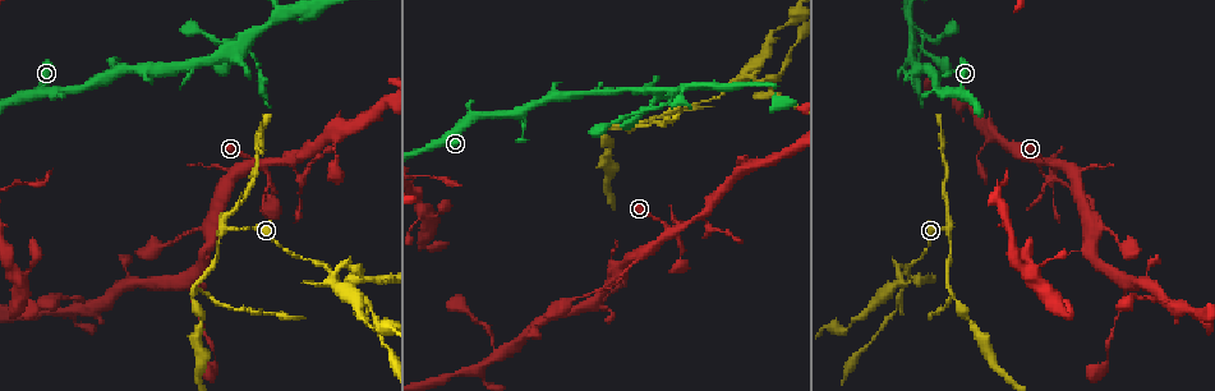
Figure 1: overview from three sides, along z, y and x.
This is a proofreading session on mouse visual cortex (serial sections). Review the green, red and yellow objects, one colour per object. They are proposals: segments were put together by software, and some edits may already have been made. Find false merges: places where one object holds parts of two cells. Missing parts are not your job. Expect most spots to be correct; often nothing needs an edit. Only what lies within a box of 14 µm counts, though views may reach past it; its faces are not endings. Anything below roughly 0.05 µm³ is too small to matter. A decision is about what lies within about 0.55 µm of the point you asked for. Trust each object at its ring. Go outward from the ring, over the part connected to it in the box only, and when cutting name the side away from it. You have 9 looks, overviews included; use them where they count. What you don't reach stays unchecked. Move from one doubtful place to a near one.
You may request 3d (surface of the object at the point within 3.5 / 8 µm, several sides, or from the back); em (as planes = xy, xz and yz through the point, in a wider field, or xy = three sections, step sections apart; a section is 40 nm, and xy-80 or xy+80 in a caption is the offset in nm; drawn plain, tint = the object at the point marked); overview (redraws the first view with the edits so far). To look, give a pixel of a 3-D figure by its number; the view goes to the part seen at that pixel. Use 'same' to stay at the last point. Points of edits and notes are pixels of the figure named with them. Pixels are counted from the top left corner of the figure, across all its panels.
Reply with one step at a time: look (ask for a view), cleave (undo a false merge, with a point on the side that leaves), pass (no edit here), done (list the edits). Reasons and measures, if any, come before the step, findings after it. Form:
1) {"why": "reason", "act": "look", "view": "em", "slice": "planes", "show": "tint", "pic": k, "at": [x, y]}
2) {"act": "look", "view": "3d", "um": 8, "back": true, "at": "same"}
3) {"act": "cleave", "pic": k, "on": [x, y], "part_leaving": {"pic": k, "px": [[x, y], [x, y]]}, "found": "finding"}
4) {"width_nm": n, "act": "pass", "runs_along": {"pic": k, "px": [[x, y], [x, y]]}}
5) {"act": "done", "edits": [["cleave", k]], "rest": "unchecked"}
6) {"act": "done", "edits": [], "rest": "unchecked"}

{"why": "side arm on a straight run", "act": "look", "view": "3d", "um": 3.5, "pic": 1, "at": [946, 225]}

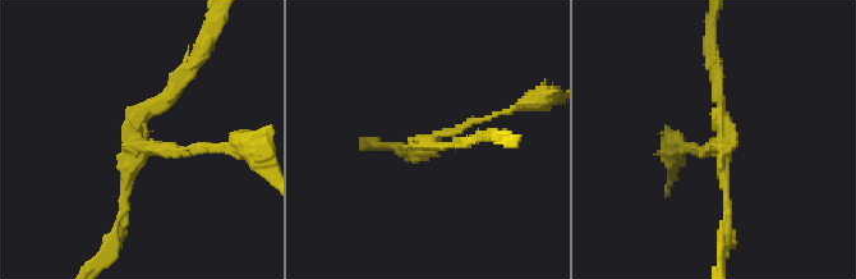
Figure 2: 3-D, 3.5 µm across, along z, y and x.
{"why": "shape alone is not enough", "act": "look", "view": "em", "slice": "xy", "step": 3, "show": "tint", "pic": 2, "at": [136, 144]}

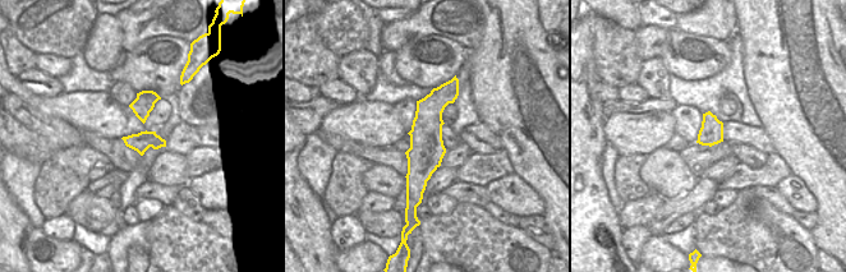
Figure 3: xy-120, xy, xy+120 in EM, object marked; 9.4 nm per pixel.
{"act": "look", "view": "em", "slice": "planes", "show": "tint", "at": "same"}

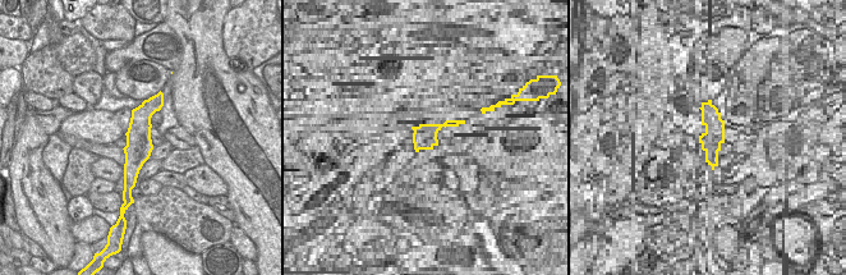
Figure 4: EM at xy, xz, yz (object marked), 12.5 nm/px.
{"arms": 3, "act": "cleave", "pic": 2, "on": [124, 193], "part_leaving": {"pic": 2, "px": [[138, 152], [115, 246], [102, 259]]}, "found": "a second cell is stuck on"}

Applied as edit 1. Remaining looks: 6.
{"why": "sharp bend", "act": "look", "view": "3d", "um": 3.5, "back": true, "pic": 1, "at": [899, 283]}

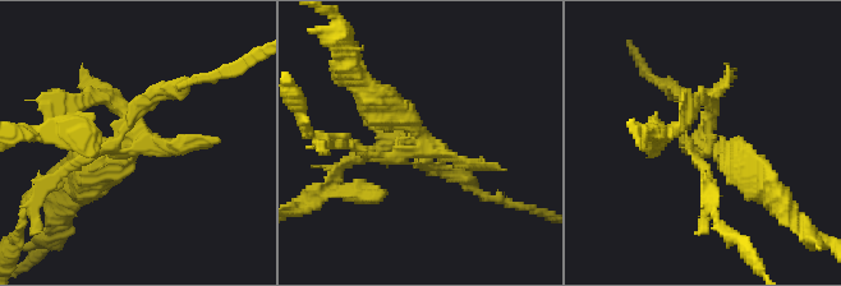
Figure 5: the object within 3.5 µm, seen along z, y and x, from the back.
{"act": "look", "view": "em", "slice": "xy", "step": 5, "show": "tint", "pic": 5, "at": [422, 145]}

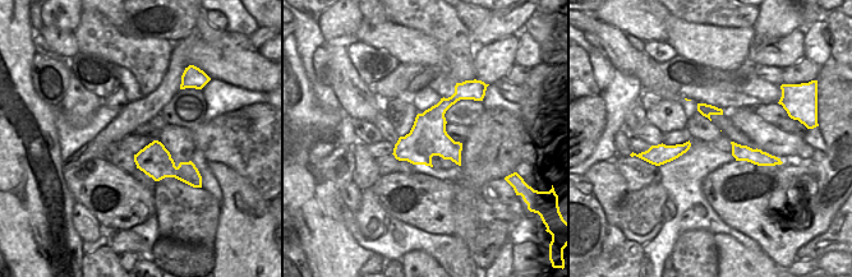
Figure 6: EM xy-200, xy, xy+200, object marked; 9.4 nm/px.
{"act": "cleave", "pic": 5, "on": [96, 180], "part_leaving": {"pic": 5, "px": [[119, 152], [76, 194]]}, "found": "two cells meet here"}

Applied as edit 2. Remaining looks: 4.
{"why": "three arms meet", "act": "look", "view": "3d", "um": 3.5, "back": true, "pic": 1, "at": [913, 28]}

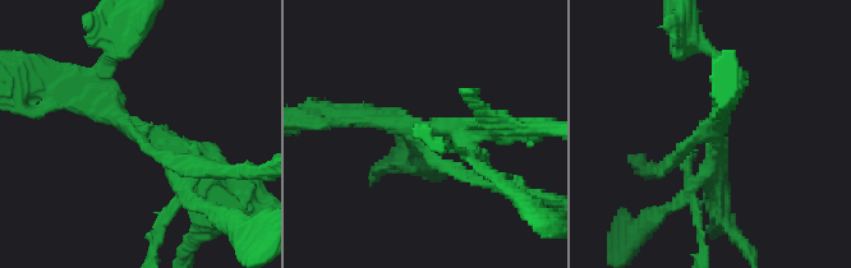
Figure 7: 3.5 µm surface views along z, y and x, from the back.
{"arms": 3, "arm_widths_nm": [200, 250, 300], "why": "need the tissue", "act": "look", "view": "em", "slice": "xy", "step": 1, "show": "tint", "pic": 7, "at": [143, 135]}

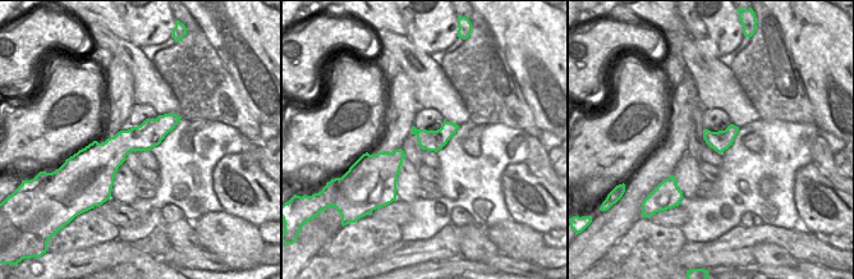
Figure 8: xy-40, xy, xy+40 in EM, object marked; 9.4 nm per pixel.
{"act": "pass", "runs_along": {"pic": 7, "px": [[216, 175], [97, 101], [70, 97]]}, "found": "one cell here"}

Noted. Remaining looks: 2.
{"act": "done", "edits": [["cleave", 2], ["cleave", 5]], "rest": "unchecked"}

